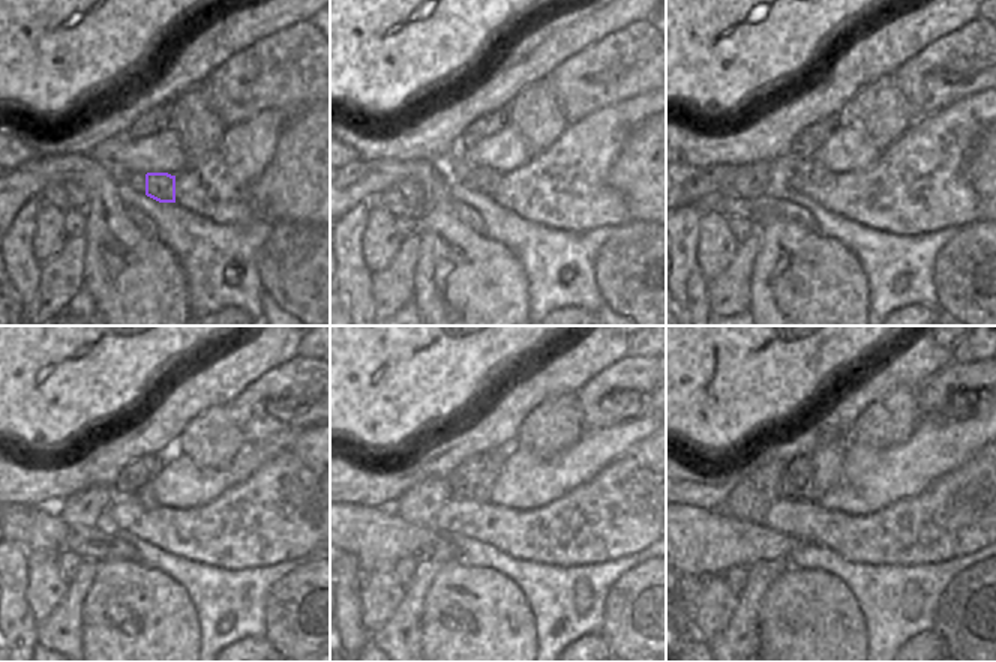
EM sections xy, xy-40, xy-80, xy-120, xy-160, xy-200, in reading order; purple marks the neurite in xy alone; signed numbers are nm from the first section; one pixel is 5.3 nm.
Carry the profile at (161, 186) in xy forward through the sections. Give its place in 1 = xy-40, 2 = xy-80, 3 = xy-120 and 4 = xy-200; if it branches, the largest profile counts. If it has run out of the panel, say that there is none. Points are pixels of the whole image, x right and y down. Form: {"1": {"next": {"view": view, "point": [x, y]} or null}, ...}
{"1": {"next": {"view": "xy-40", "point": [485, 180]}}, "2": {"next": {"view": "xy-80", "point": [815, 171]}}, "3": {"next": {"view": "xy-120", "point": [144, 496]}}, "4": {"next": {"view": "xy-200", "point": [827, 458]}}}

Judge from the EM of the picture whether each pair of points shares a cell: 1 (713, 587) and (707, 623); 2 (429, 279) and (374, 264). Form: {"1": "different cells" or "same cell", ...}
{"1": "same cell", "2": "different cells"}

